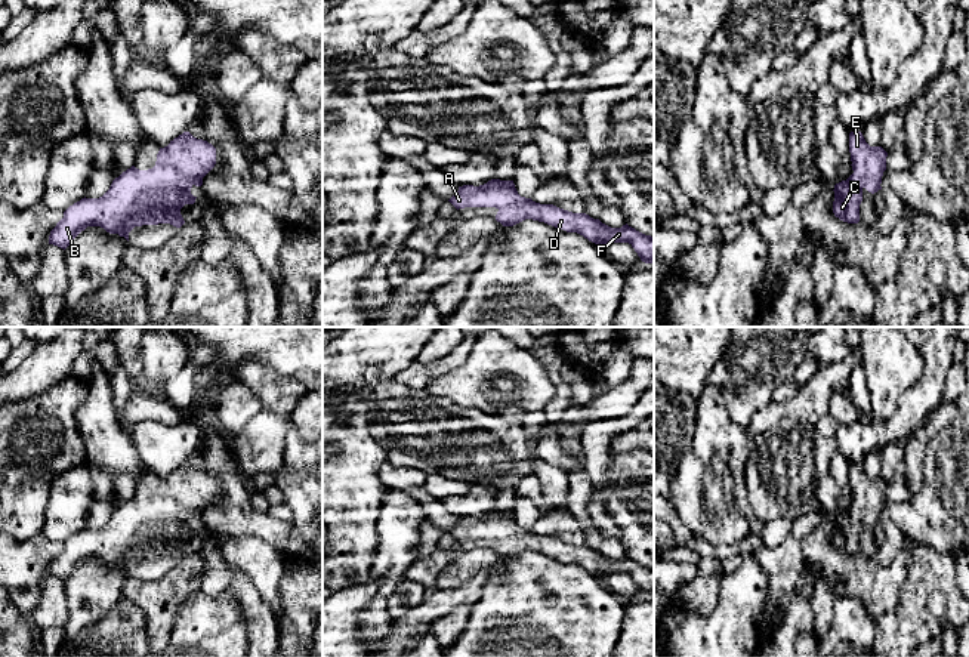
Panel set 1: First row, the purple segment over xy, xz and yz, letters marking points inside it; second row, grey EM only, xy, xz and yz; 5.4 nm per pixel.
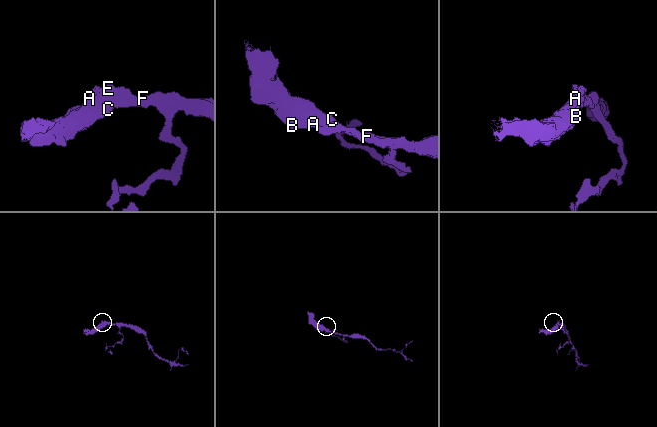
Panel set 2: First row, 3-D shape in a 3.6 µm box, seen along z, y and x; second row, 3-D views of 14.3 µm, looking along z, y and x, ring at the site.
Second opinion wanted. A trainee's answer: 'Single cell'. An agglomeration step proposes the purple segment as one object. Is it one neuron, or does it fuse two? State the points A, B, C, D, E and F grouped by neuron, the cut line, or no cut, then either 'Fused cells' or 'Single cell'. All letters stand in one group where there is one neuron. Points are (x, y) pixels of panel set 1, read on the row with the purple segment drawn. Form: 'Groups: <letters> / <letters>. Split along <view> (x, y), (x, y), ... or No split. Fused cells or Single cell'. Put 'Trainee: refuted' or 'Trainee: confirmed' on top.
Trainee: confirmed
Groups: A B C D E F. No split. Single cell

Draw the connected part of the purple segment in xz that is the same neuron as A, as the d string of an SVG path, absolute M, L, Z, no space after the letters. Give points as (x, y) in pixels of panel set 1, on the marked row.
M491 179L484 185L463 185L448 200L457 210L465 207L496 207L496 220L513 226L525 219L544 222L567 232L577 232L605 249L612 243L629 243L642 262L654 265L654 237L645 235L627 223L611 228L586 213L573 213L553 204L540 204L521 197L513 181Z

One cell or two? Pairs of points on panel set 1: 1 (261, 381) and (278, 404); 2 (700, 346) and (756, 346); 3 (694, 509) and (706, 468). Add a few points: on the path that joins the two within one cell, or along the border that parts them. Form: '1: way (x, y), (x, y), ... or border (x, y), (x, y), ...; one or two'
1: way (267, 386), (278, 398); one
2: border (730, 342), (724, 355), (707, 376); two
3: way (703, 499), (706, 478); one

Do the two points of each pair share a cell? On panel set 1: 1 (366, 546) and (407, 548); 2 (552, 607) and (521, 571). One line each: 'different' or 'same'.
1: different
2: same

